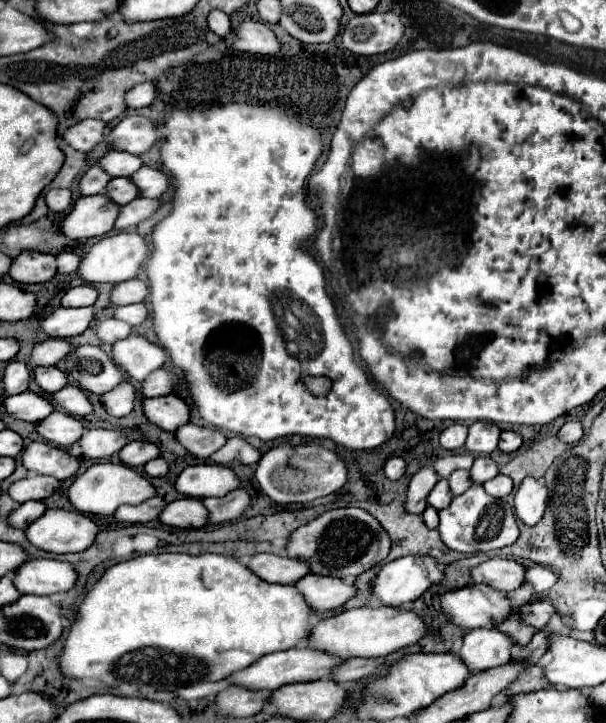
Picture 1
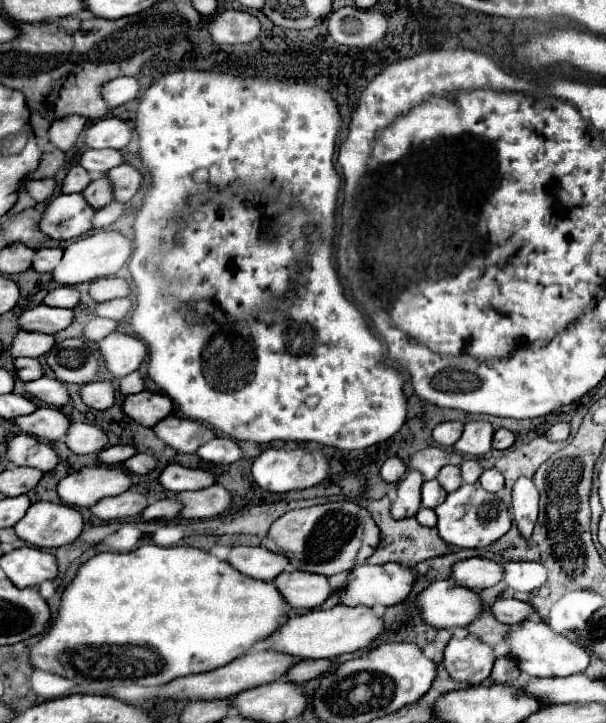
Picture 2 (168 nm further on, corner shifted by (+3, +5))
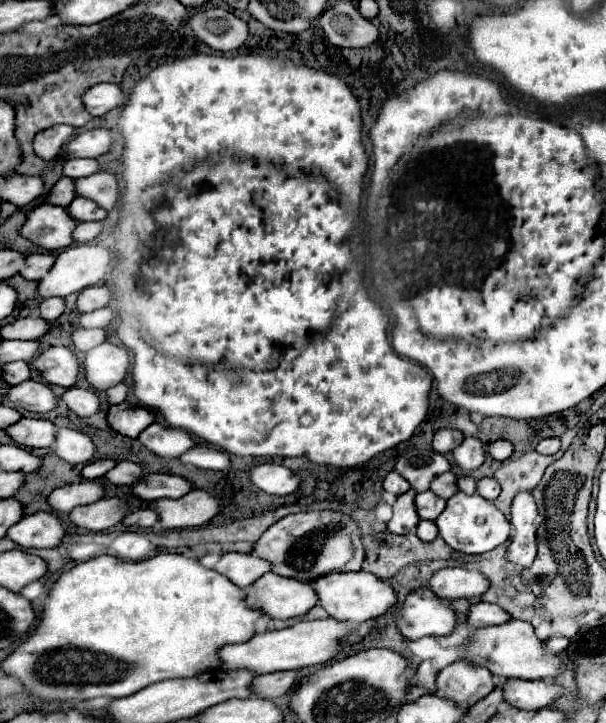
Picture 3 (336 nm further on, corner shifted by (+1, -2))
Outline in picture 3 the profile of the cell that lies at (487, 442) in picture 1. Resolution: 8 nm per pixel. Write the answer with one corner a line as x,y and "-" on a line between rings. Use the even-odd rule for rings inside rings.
476,436
464,438
464,442
454,448
454,460
462,470
476,470
486,460
484,444

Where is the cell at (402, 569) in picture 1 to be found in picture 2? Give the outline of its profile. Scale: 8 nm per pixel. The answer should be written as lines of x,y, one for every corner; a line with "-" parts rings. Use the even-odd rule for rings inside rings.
356,565
356,569
352,569
348,573
346,585
344,589
340,587
338,595
340,595
340,603
346,607
356,607
356,605
364,605
364,607
390,607
390,605
398,605
402,603
414,583
416,575
414,569
404,569
404,565

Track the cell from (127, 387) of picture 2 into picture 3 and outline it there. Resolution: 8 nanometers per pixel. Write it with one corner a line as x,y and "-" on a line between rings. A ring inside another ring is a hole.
120,382
114,388
106,390
106,398
108,398
110,404
122,404
122,402
126,402
126,398
128,398
128,384

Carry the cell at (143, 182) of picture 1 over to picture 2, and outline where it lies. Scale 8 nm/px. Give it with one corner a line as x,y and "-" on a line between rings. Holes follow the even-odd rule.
118,165
110,171
104,173
104,177
108,177
110,185
112,185
112,195
114,195
114,201
120,201
120,203
126,203
130,201
136,191
140,189
142,185
142,173
130,165

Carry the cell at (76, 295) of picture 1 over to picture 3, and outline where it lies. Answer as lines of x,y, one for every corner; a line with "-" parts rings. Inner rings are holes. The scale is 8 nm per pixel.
46,298
42,304
40,304
40,316
44,320
50,320
54,322
56,318
60,318
64,312
66,312
66,302
64,298

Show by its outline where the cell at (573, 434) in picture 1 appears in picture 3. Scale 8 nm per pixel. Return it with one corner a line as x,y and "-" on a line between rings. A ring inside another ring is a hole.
546,438
536,446
536,450
540,454
556,454
560,450
560,438

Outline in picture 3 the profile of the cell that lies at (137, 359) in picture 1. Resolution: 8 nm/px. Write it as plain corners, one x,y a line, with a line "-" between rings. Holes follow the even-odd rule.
104,342
86,354
84,370
88,382
96,390
108,390
118,382
124,382
130,368
130,354
126,348

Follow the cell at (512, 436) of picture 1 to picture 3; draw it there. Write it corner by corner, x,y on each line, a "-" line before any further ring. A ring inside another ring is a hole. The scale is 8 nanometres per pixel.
496,440
494,444
490,444
490,448
488,448
488,454
494,458
494,460
506,460
506,458
510,458
510,454
512,454
512,442
508,442
508,440

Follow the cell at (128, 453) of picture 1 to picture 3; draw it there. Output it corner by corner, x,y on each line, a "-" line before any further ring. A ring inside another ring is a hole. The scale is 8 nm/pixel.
96,460
96,462
84,466
82,476
84,476
86,480
98,480
98,478
104,478
106,472
108,472
110,468
114,468
116,464
118,464
116,460

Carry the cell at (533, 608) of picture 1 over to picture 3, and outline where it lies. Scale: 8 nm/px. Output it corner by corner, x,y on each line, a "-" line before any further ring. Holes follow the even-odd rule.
478,602
470,608
468,612
468,624
474,628
484,628
484,626
496,626
496,624
506,624
512,620
512,616
502,610
498,604
488,604
488,602

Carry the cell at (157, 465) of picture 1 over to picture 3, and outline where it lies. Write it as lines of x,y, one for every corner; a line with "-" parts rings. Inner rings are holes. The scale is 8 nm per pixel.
118,462
108,474
106,480
120,486
120,484
136,484
142,476
140,464
130,464
130,462

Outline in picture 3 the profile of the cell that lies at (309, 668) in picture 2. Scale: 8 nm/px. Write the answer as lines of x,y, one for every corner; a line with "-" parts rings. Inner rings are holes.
274,672
274,674
266,674
266,676
258,676
254,680
254,692
256,696
262,698
278,698
282,694
286,694
294,682
296,682
296,672

